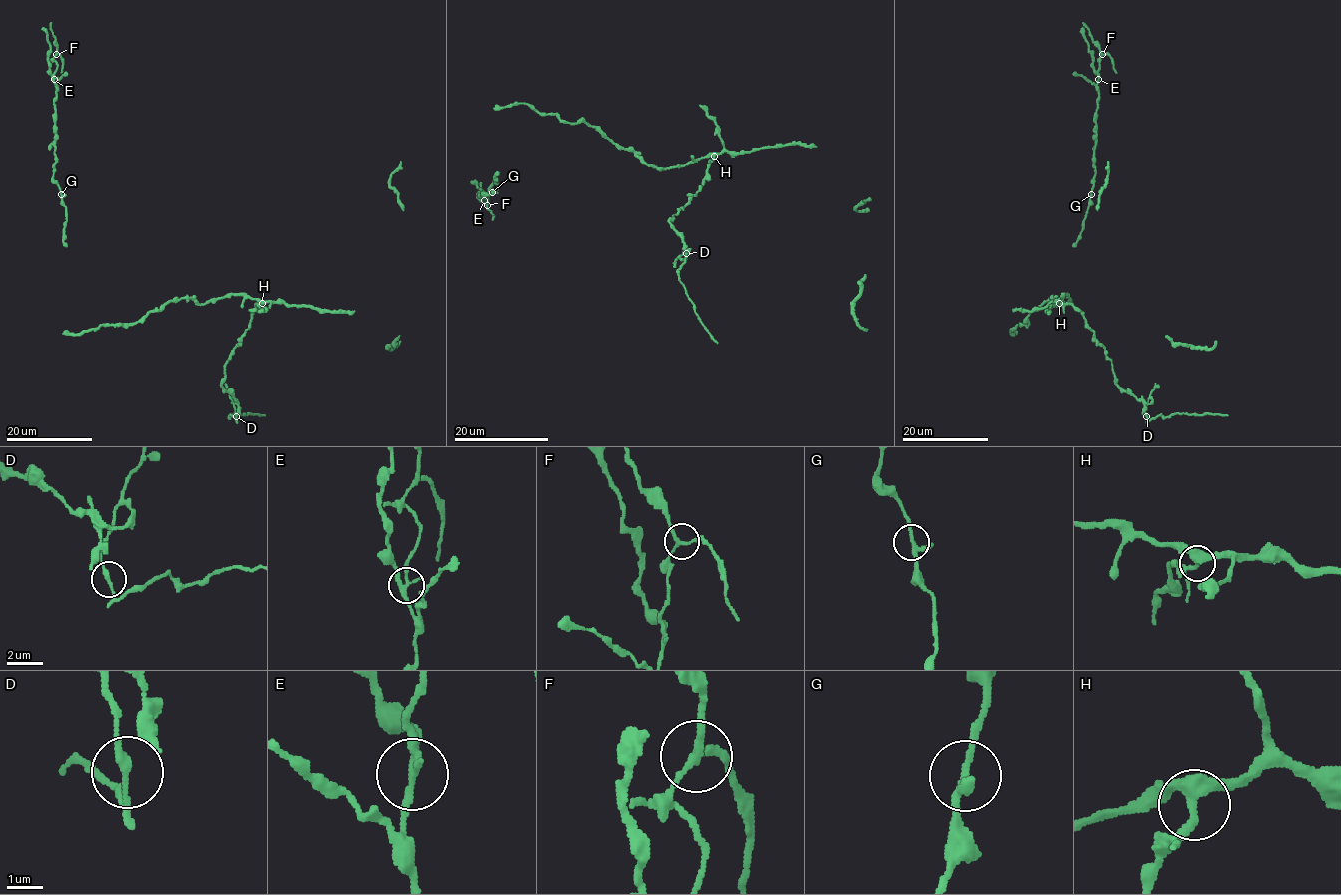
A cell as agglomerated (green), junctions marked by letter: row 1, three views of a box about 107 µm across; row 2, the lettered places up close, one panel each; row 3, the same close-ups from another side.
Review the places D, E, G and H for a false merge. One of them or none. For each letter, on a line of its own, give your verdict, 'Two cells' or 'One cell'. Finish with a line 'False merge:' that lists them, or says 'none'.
D: One cell
E: Two cells
G: One cell
H: One cell
False merge: E

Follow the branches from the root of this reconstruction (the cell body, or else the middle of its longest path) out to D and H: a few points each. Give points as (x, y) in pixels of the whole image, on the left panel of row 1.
D: (164, 305), (232, 294), (262, 303), (224, 368), (221, 386), (237, 402), (231, 398), (236, 416)
H: (164, 305), (180, 298), (193, 298), (199, 303), (206, 303), (232, 294), (245, 295), (262, 303)

